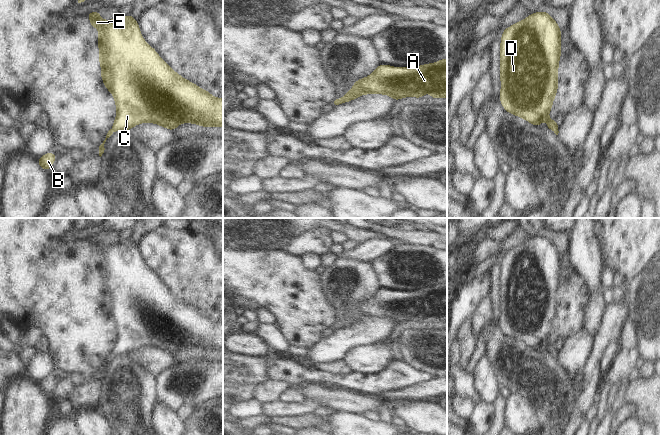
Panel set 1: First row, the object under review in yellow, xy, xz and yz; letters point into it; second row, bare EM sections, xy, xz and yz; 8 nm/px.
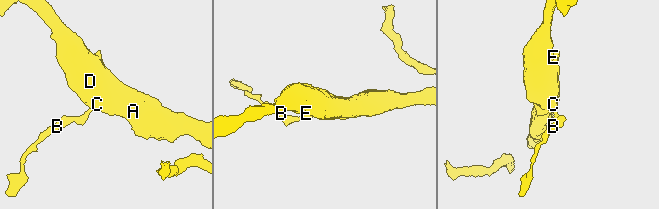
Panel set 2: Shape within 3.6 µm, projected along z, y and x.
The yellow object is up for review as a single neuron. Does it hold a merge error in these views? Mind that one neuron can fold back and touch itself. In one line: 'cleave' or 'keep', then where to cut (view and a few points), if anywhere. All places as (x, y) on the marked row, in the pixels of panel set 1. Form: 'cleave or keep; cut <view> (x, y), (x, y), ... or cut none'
keep; cut none

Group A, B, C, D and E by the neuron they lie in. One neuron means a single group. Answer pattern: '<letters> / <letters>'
A B C D E

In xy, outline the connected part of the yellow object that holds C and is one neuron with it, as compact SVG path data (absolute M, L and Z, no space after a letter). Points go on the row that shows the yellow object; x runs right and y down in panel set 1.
M99 11L87 13L86 16L91 20L90 25L99 30L97 40L99 42L101 78L105 88L113 95L116 104L116 118L113 126L99 146L100 157L104 153L106 140L115 131L128 131L140 123L155 123L171 131L182 123L197 124L202 127L223 126L223 98L214 97L207 90L200 88L175 72L156 50L146 43L140 32L138 21L131 14L112 20L103 20Z

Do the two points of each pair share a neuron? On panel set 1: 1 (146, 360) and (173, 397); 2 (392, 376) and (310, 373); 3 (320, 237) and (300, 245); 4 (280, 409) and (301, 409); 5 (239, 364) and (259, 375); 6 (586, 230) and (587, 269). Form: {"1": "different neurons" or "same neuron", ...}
{"1": "different neurons", "2": "same neuron", "3": "same neuron", "4": "same neuron", "5": "same neuron", "6": "same neuron"}

